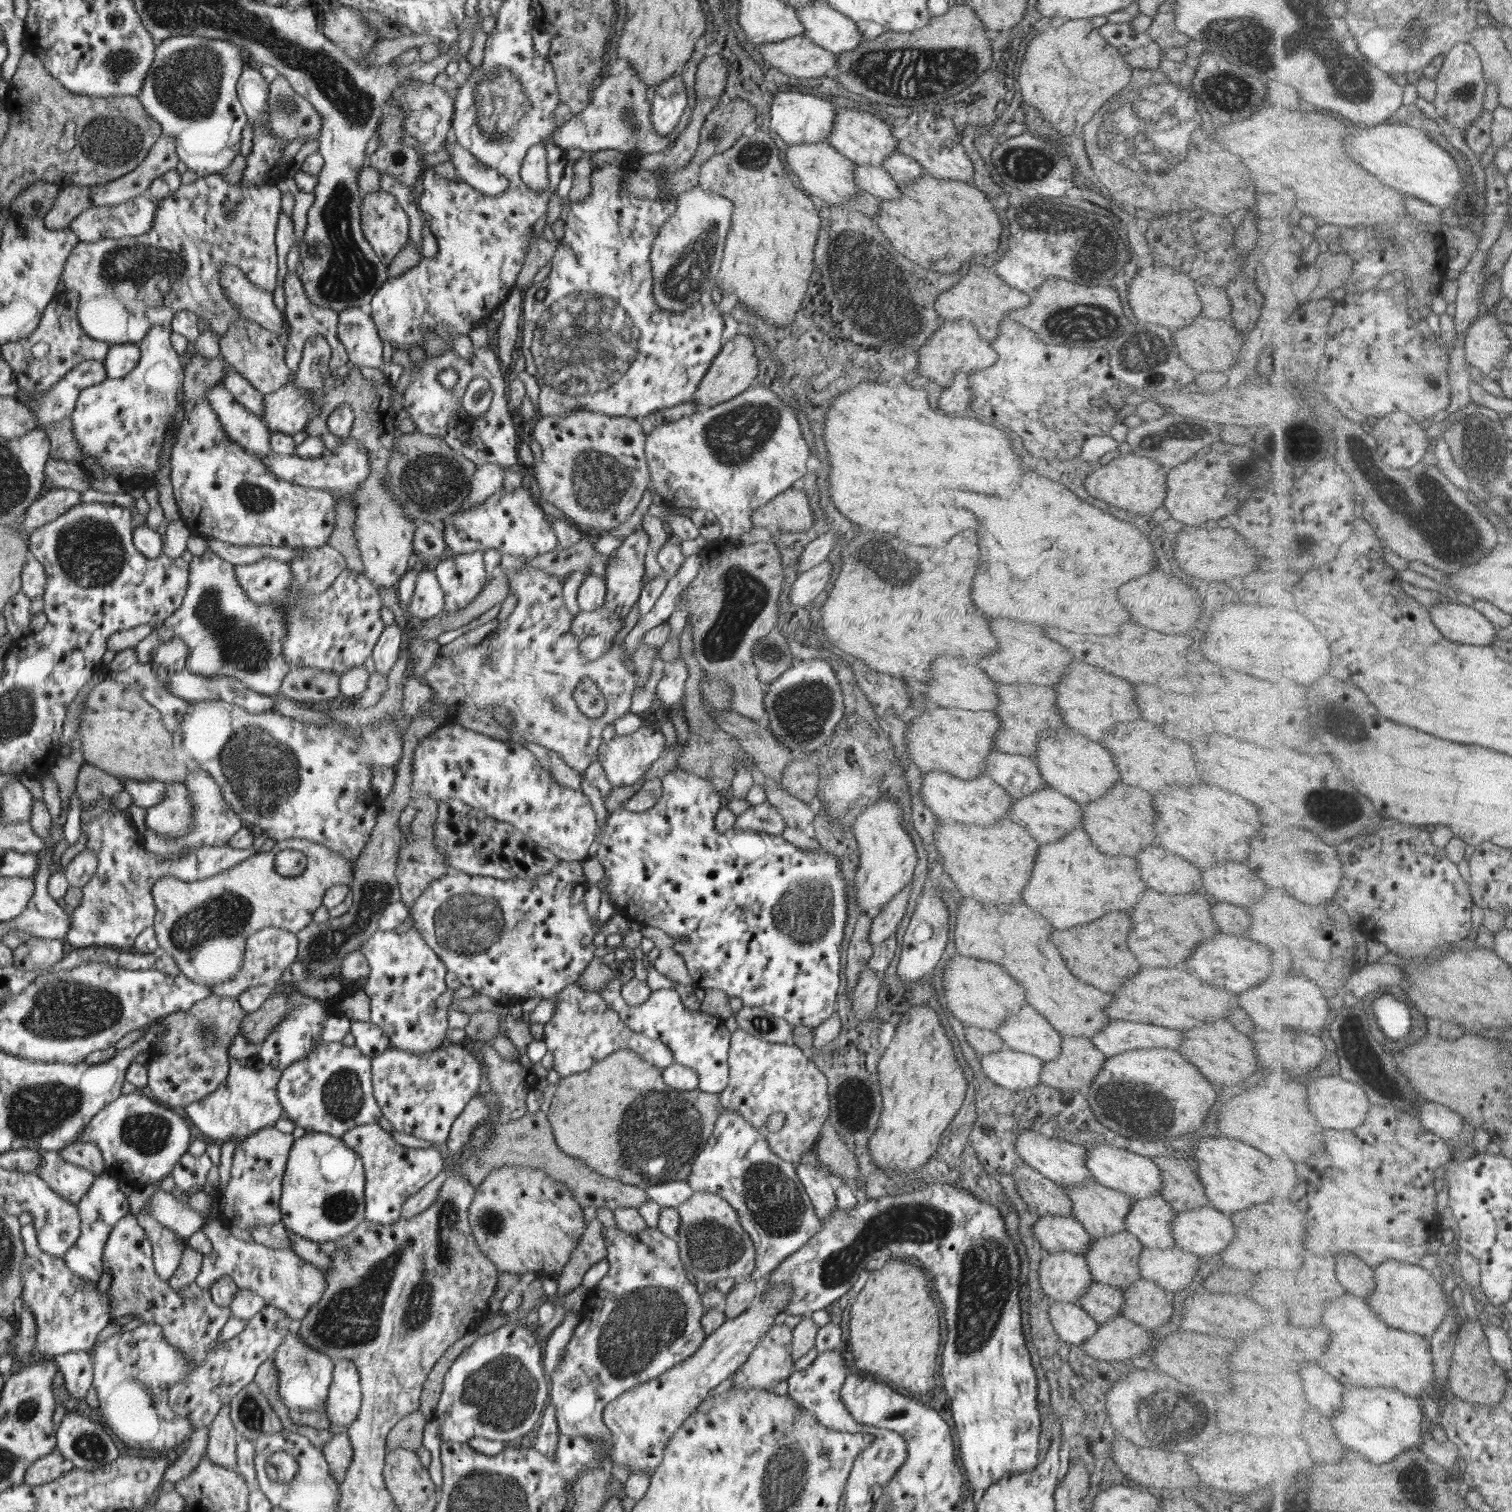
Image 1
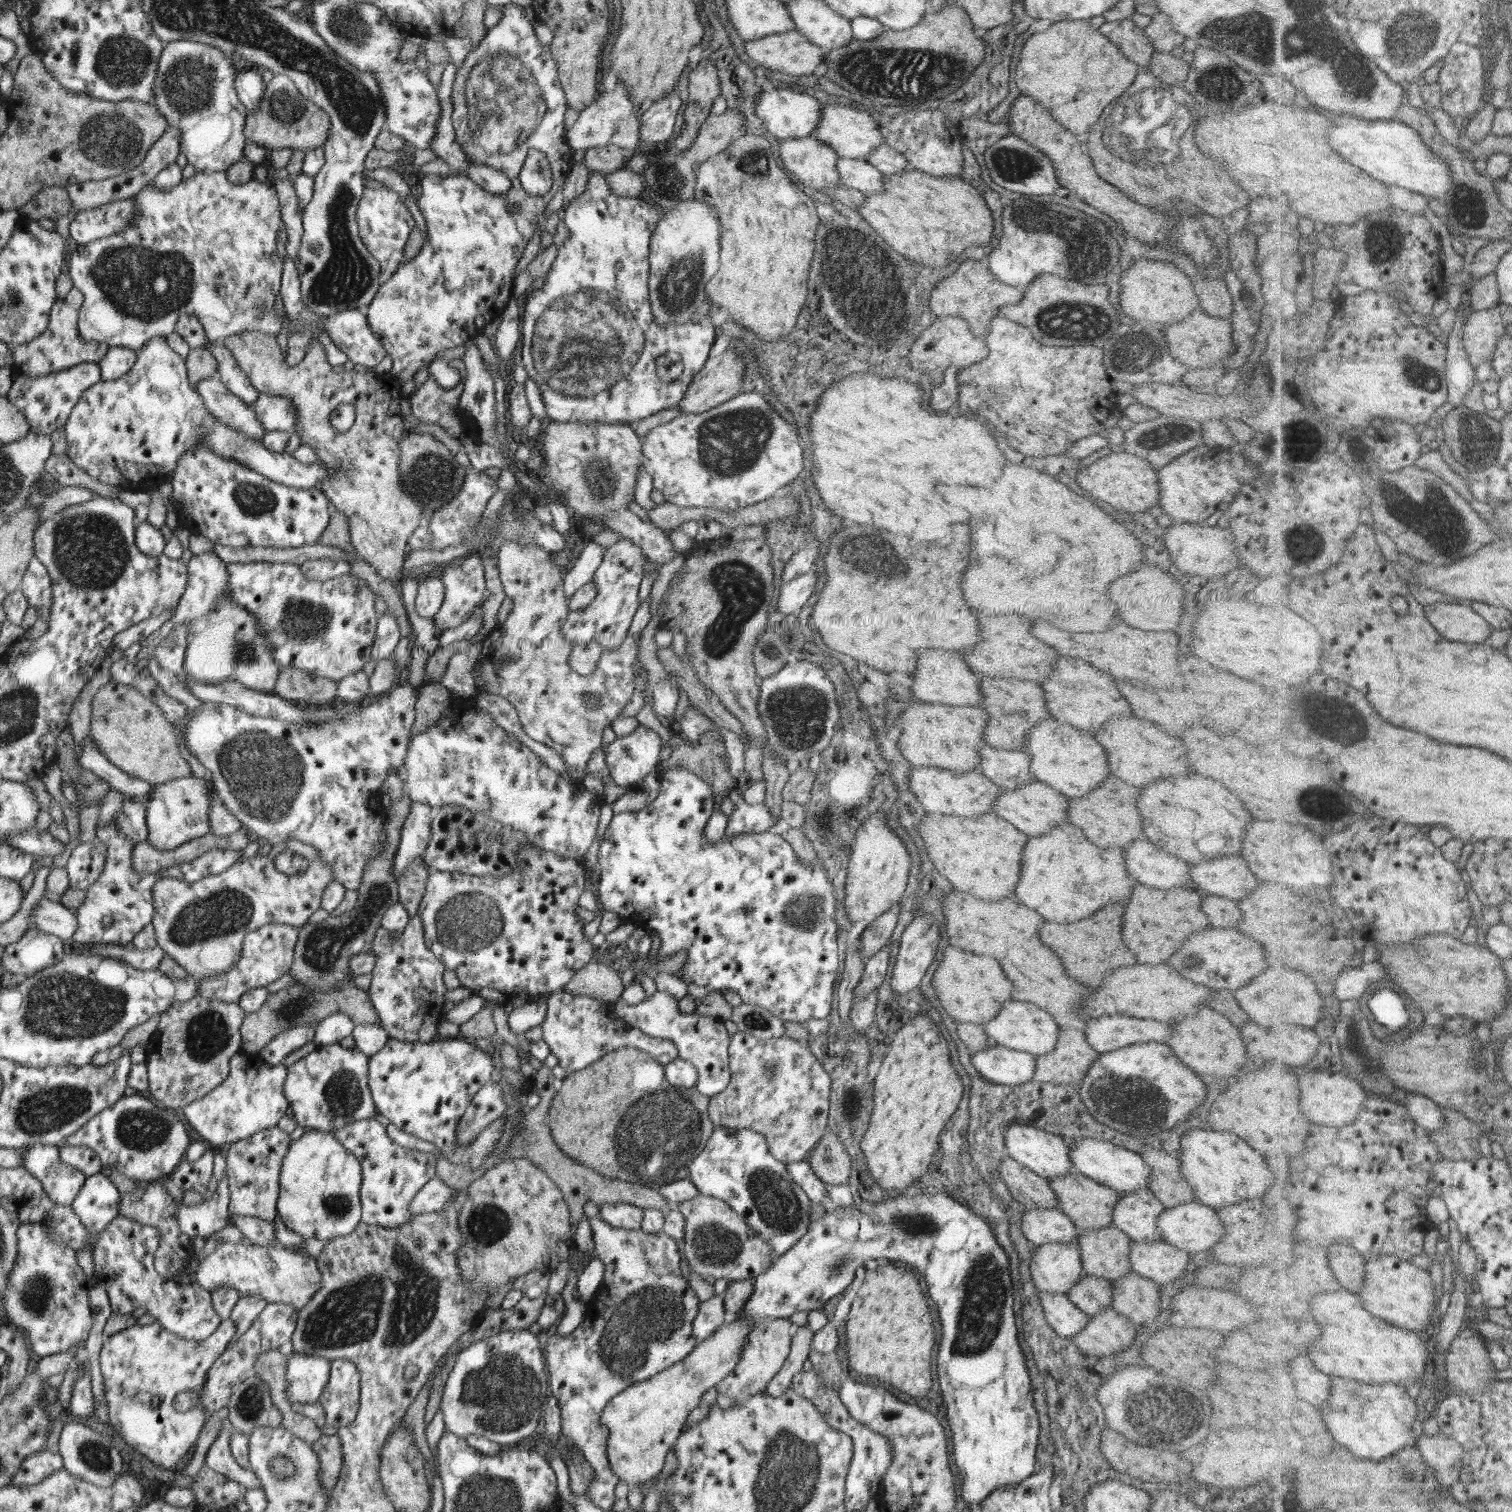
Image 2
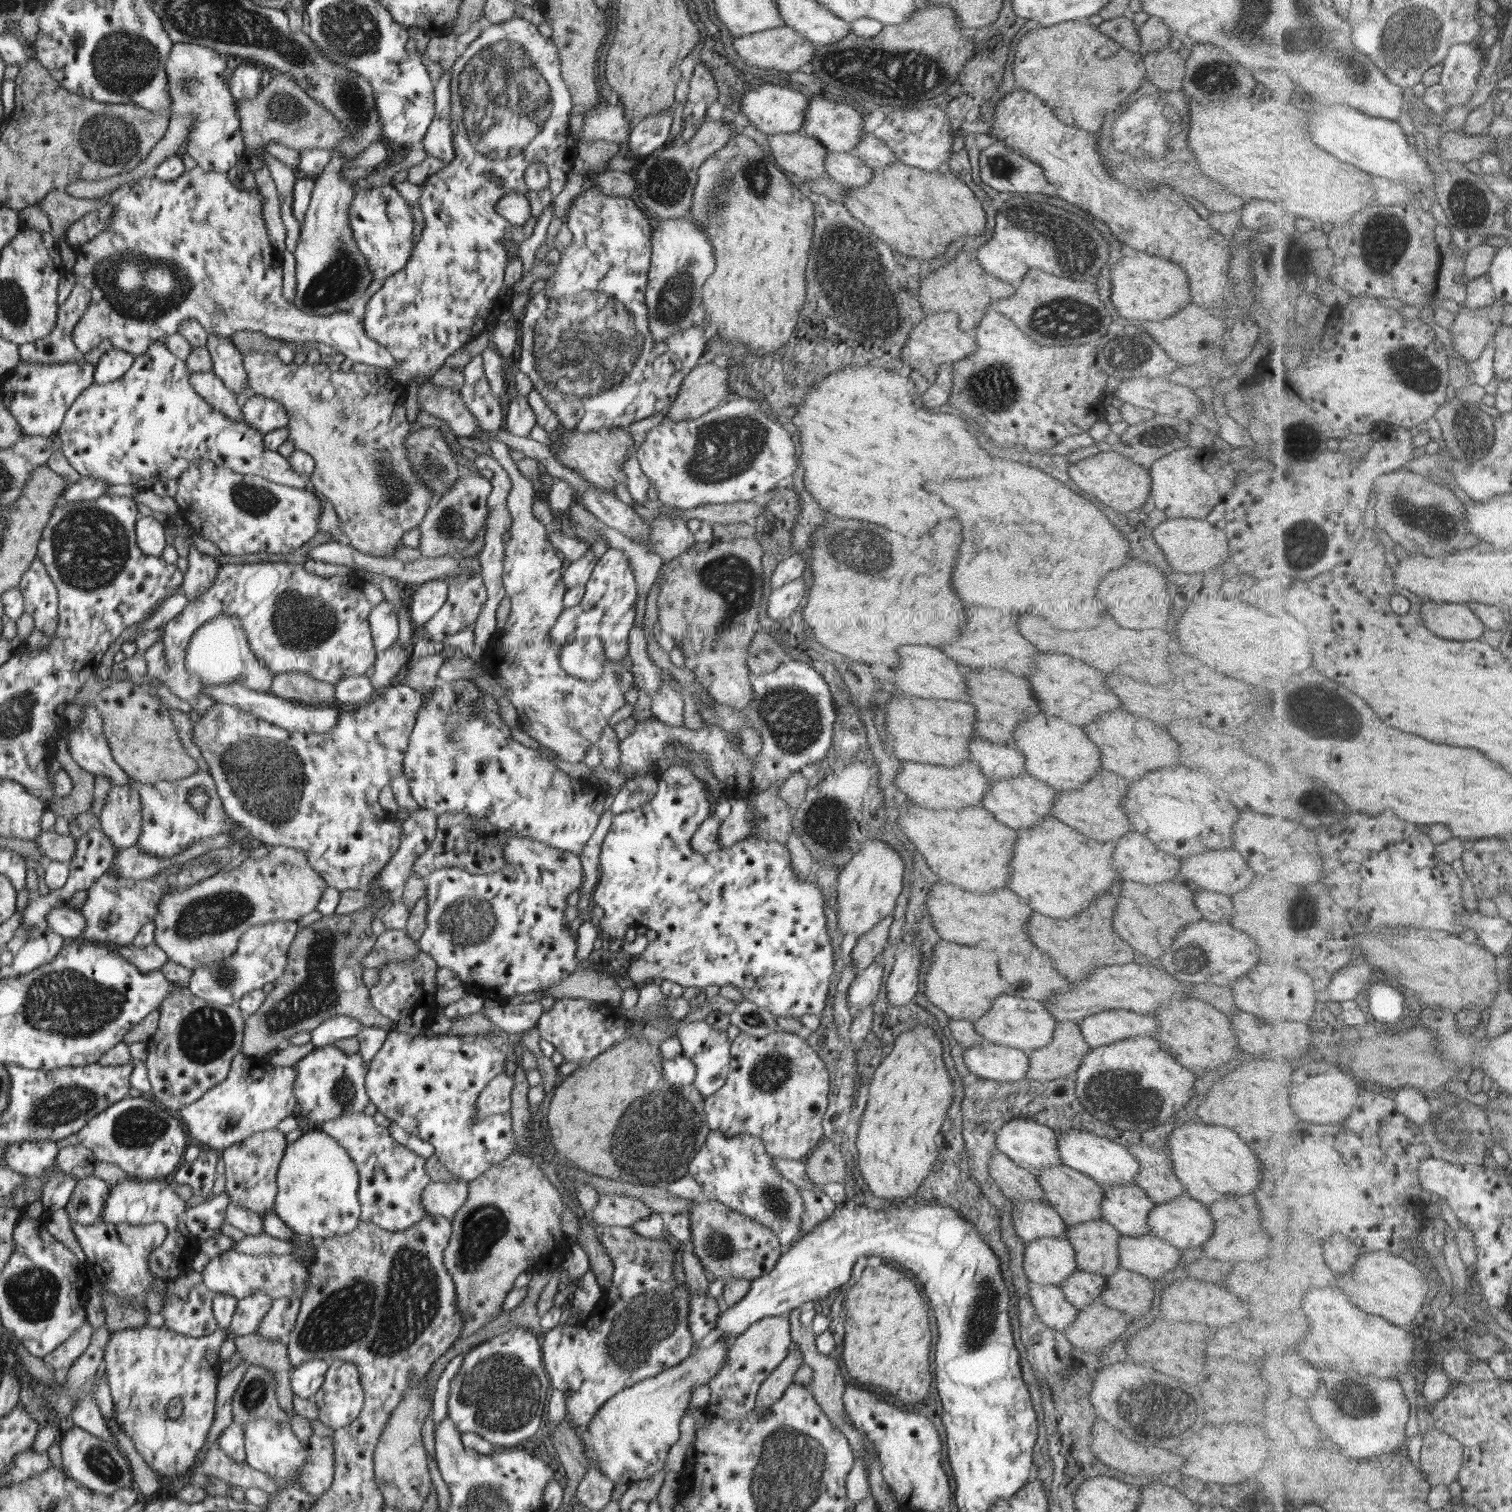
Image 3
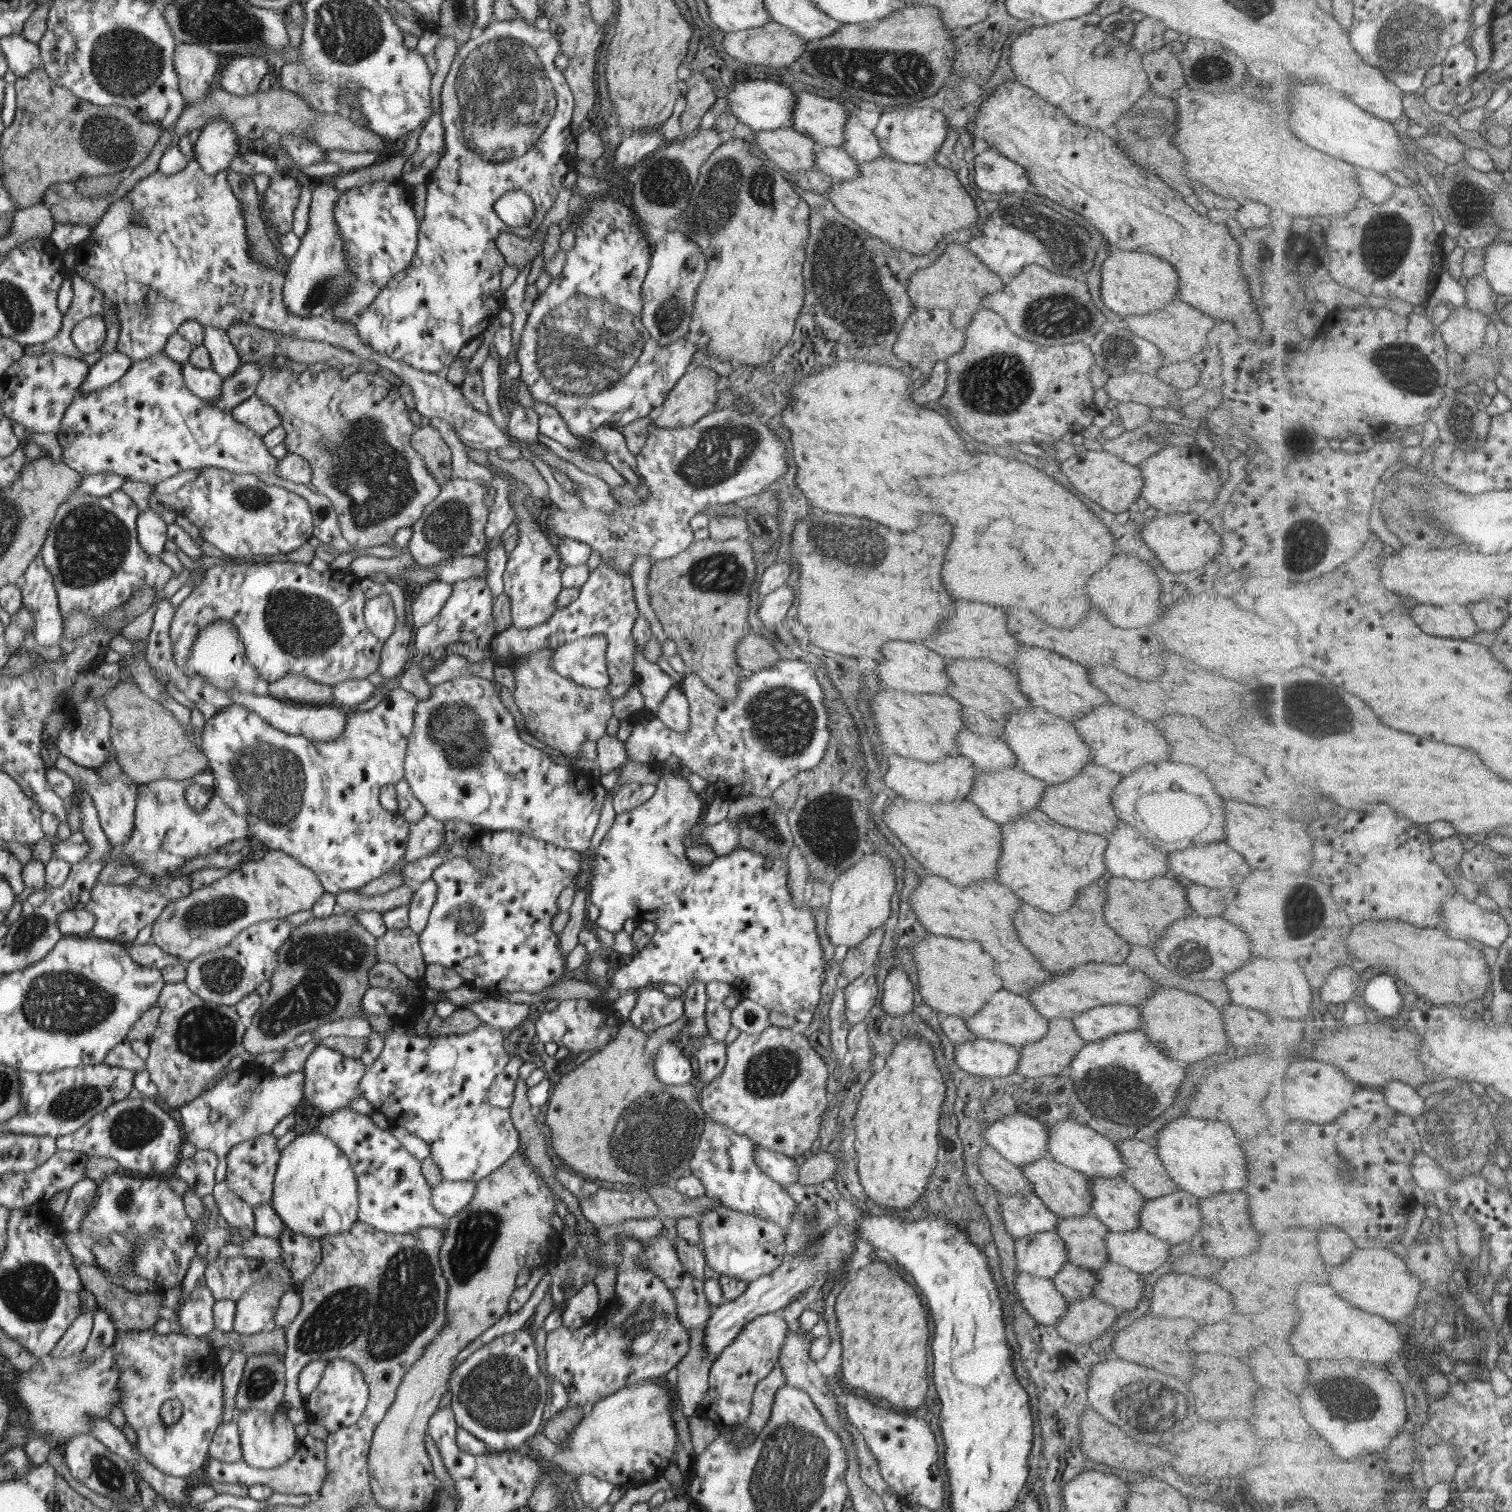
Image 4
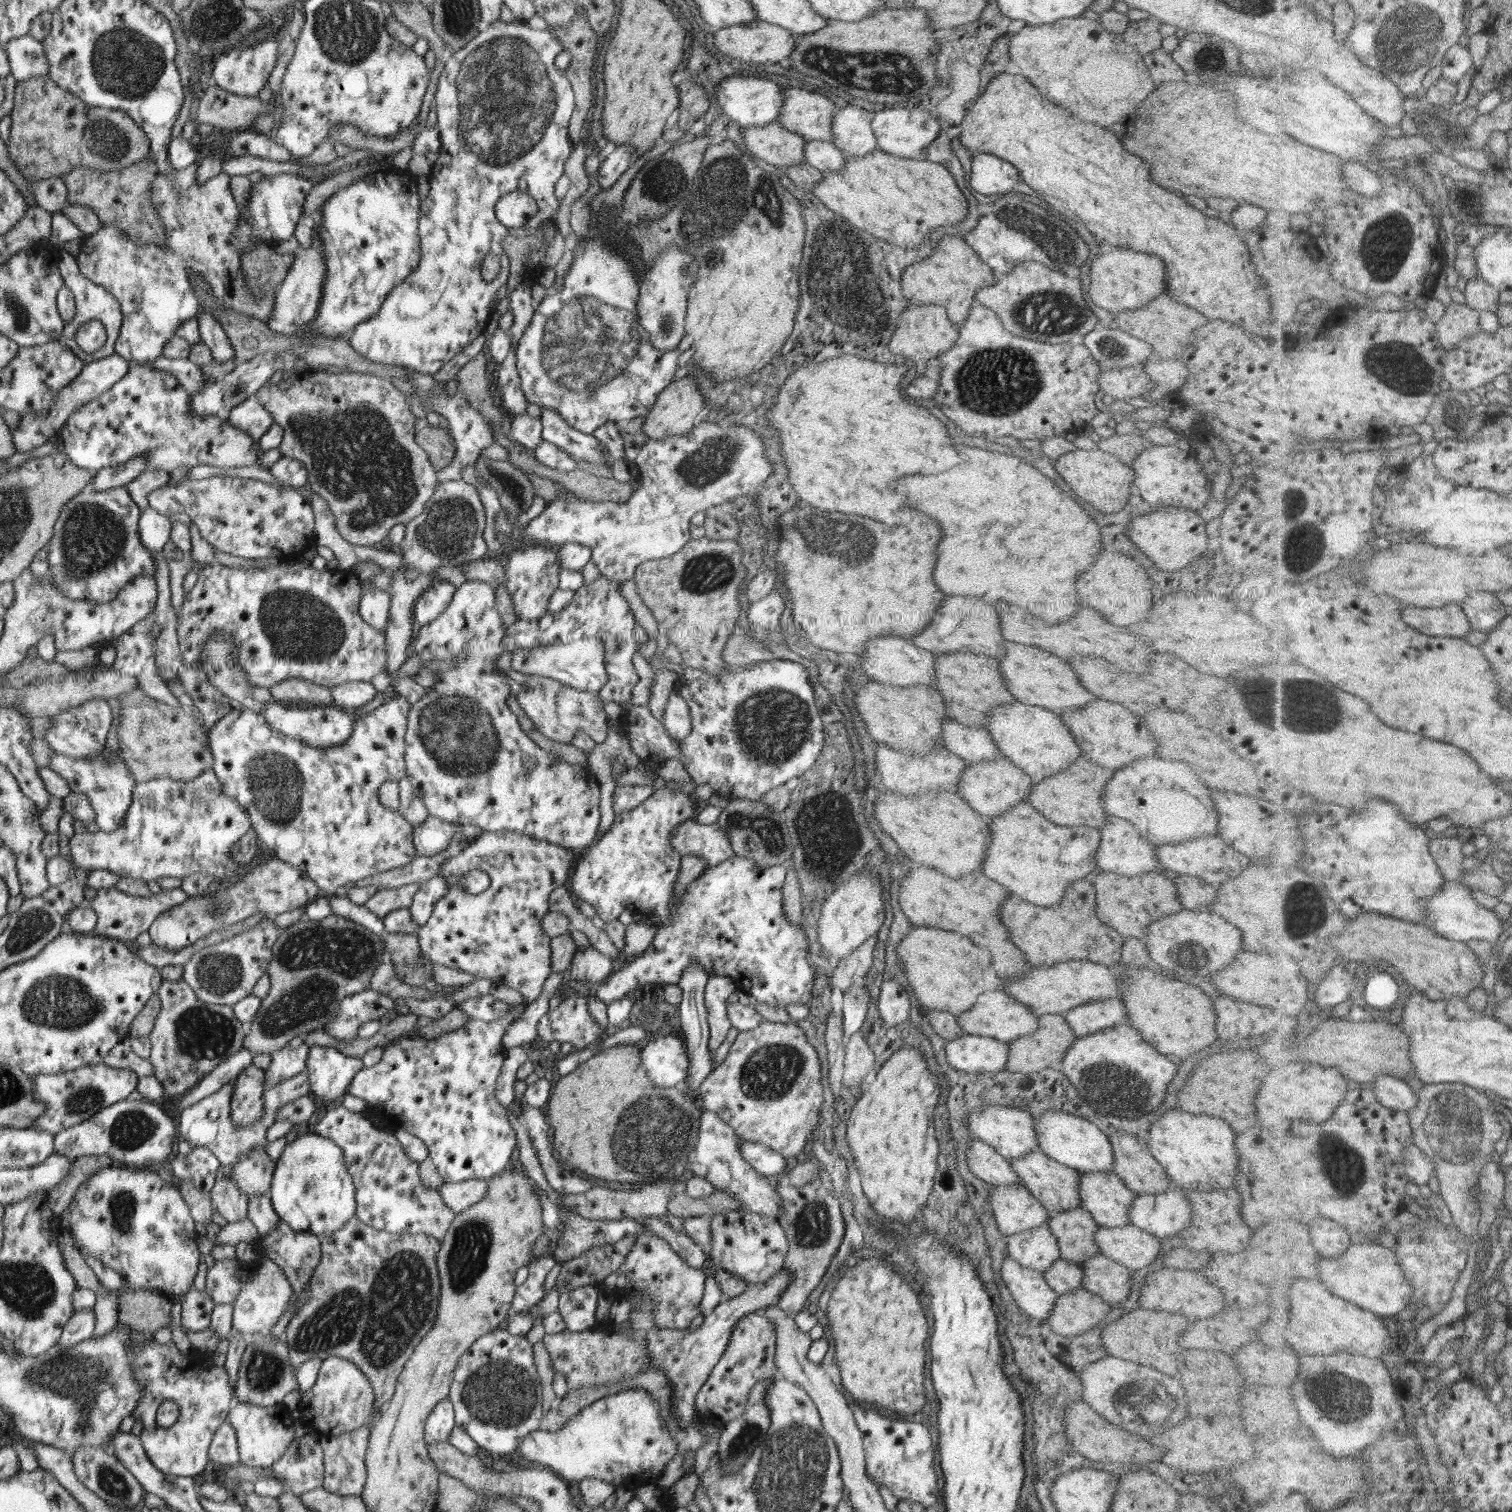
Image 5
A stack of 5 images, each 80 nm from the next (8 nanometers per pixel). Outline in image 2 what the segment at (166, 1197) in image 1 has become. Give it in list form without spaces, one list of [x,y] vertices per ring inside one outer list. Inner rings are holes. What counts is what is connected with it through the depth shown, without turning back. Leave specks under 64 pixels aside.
[[[225,1173],[210,1200],[203,1200],[194,1206],[180,1202],[178,1211],[175,1212],[175,1219],[178,1220],[179,1228],[188,1237],[207,1239],[228,1225],[228,1220],[231,1218],[229,1202],[229,1186]]]

